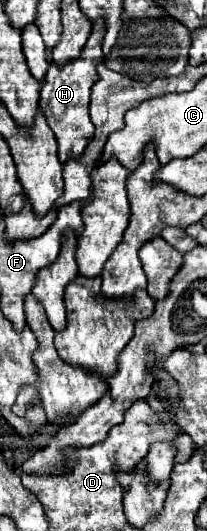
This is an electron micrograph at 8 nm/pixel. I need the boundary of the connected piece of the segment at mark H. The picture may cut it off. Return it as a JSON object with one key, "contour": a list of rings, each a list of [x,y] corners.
{"contour":[[[97,18],[93,22],[93,32],[91,32],[89,40],[79,54],[83,58],[73,58],[71,62],[67,62],[61,68],[51,64],[45,74],[45,80],[43,80],[39,106],[47,118],[47,124],[51,126],[51,130],[57,138],[61,162],[79,158],[83,154],[83,150],[87,148],[89,138],[93,138],[93,122],[89,118],[89,94],[91,94],[91,86],[97,82],[97,64],[103,60],[103,52],[101,52],[103,34],[105,34],[105,20]]]}

